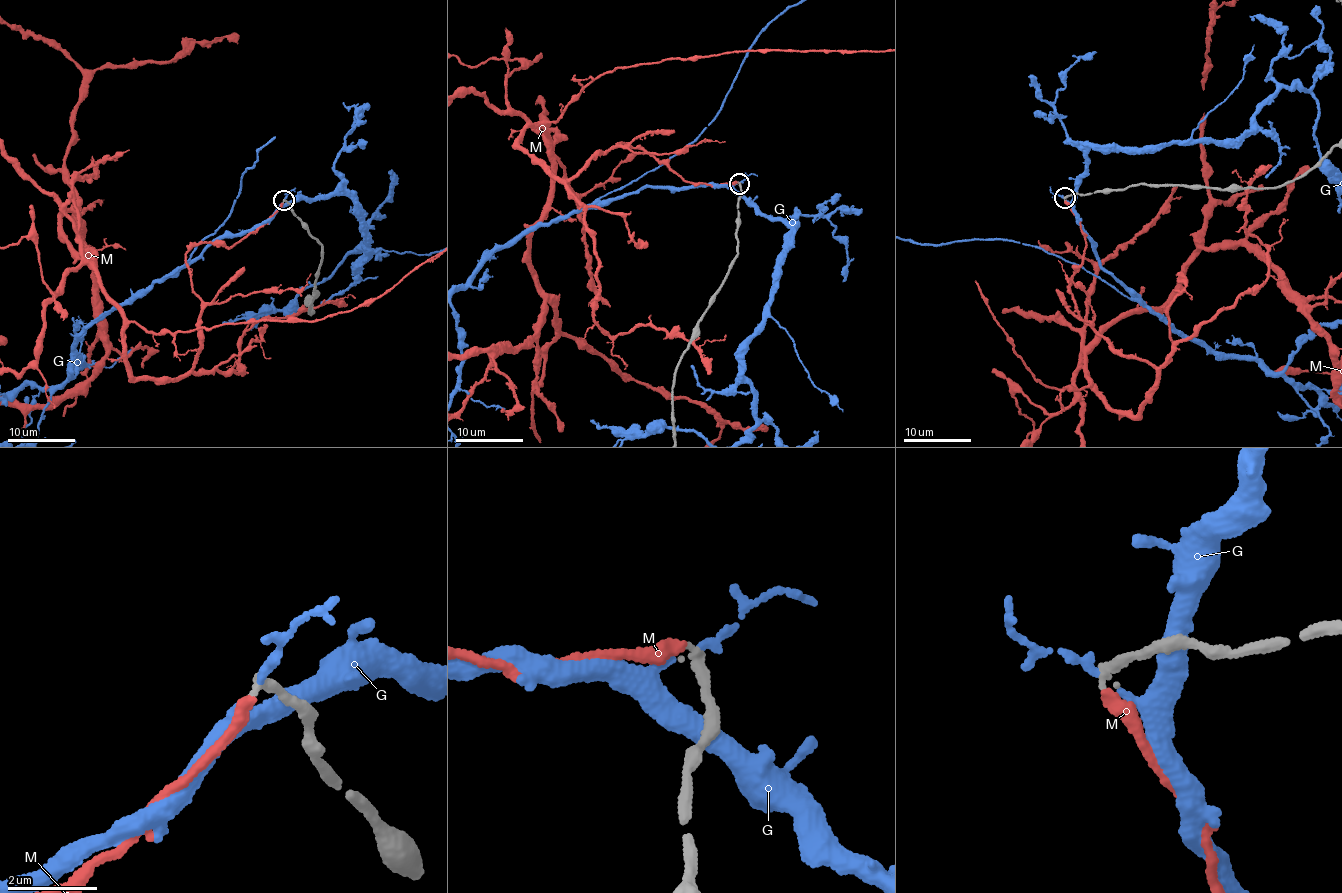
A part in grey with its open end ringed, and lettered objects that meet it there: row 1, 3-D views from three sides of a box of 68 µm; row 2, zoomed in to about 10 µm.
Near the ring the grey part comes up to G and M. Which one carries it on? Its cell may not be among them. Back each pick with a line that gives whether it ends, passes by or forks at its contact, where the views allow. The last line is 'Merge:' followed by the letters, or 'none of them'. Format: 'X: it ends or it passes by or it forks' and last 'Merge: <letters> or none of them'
Merge: none of them

